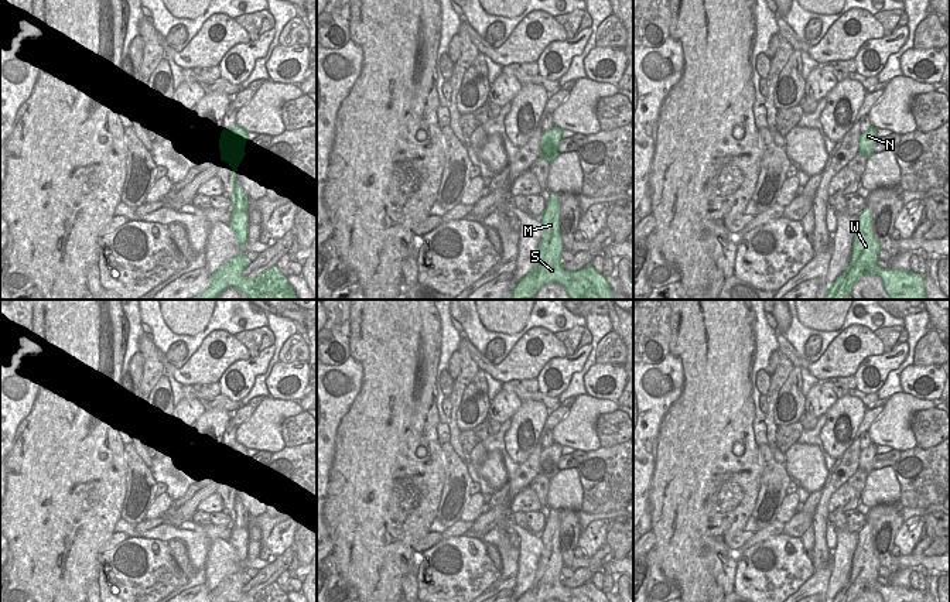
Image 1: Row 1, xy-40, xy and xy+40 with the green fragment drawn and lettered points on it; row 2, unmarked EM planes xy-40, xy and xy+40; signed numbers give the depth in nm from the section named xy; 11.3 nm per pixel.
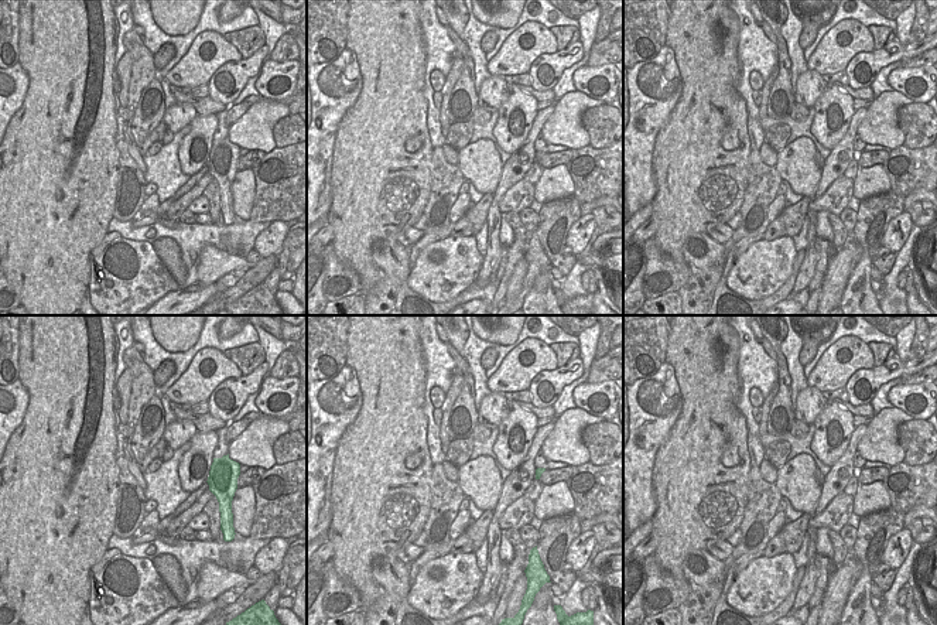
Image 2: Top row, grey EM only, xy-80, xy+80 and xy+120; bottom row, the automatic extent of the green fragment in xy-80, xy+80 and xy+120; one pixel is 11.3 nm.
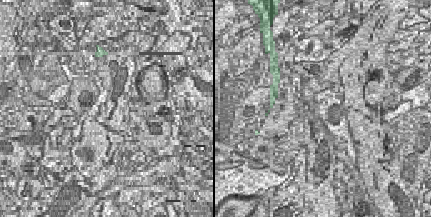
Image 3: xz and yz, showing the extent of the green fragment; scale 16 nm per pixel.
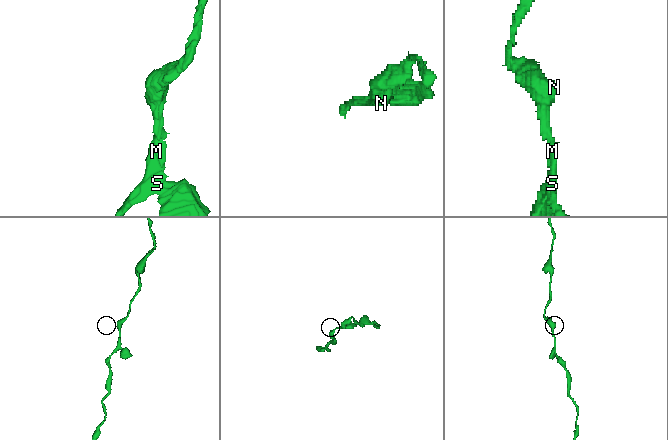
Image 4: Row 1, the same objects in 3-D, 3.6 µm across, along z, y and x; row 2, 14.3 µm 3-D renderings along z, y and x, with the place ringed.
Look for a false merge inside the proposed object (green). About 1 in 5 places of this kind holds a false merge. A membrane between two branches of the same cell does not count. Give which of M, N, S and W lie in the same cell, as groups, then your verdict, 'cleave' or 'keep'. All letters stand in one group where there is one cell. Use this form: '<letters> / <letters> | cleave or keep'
M N S W | keep

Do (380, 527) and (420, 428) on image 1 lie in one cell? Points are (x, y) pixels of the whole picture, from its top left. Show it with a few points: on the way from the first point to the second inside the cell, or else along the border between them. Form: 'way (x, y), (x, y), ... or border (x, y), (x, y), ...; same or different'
way (380, 503), (380, 468), (396, 452); same

